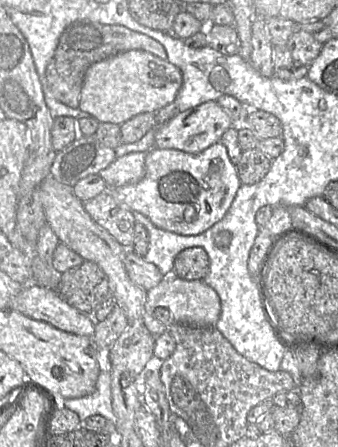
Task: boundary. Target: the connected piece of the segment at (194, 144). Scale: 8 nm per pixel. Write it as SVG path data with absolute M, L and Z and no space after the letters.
M208 101L178 113L165 123L158 125L155 132L155 147L177 149L185 153L197 154L219 143L222 135L233 125L233 119L217 101Z

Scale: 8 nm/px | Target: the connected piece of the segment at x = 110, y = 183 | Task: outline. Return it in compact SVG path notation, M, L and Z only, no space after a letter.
M132 152L116 158L99 172L108 188L138 183L145 175L146 152Z

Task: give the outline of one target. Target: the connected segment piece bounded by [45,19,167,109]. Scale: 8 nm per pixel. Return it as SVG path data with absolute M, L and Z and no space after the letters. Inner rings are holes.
M86 19L74 21L62 32L54 56L46 67L47 86L55 99L76 109L79 107L87 69L96 62L130 50L144 50L163 60L167 59L164 47L145 34L132 31L122 25L105 25Z

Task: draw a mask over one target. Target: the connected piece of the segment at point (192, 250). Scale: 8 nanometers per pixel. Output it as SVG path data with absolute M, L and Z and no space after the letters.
M190 247L177 254L173 273L184 280L202 280L209 272L210 259L202 247Z

